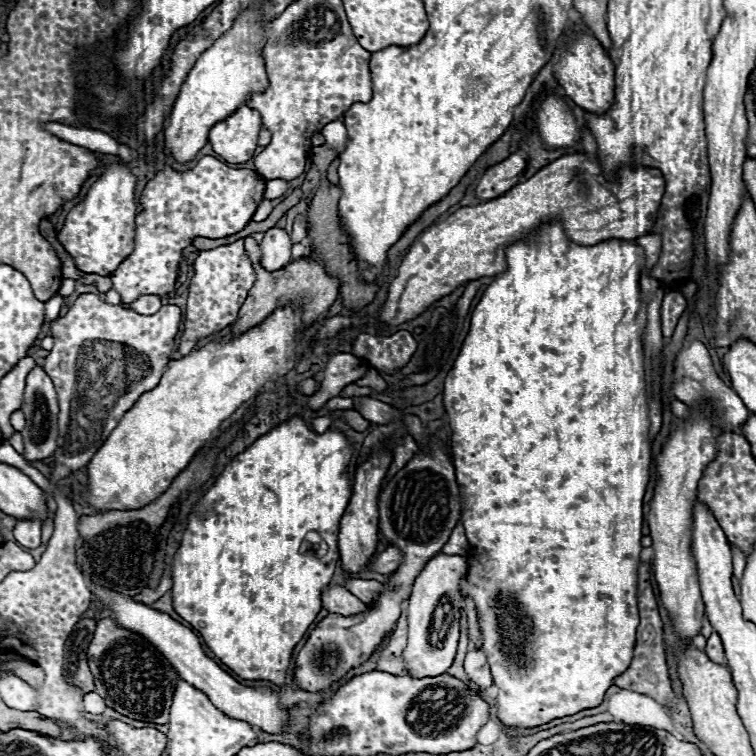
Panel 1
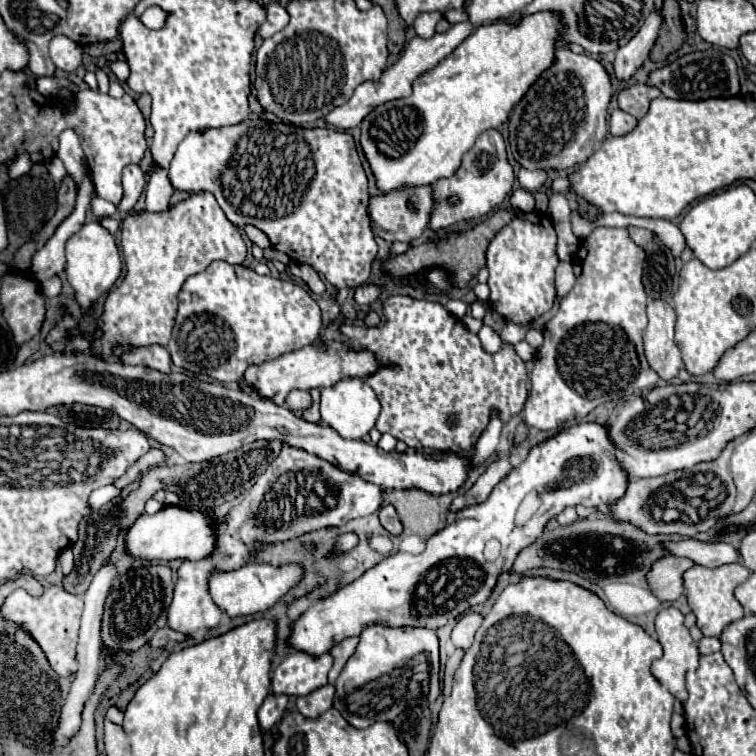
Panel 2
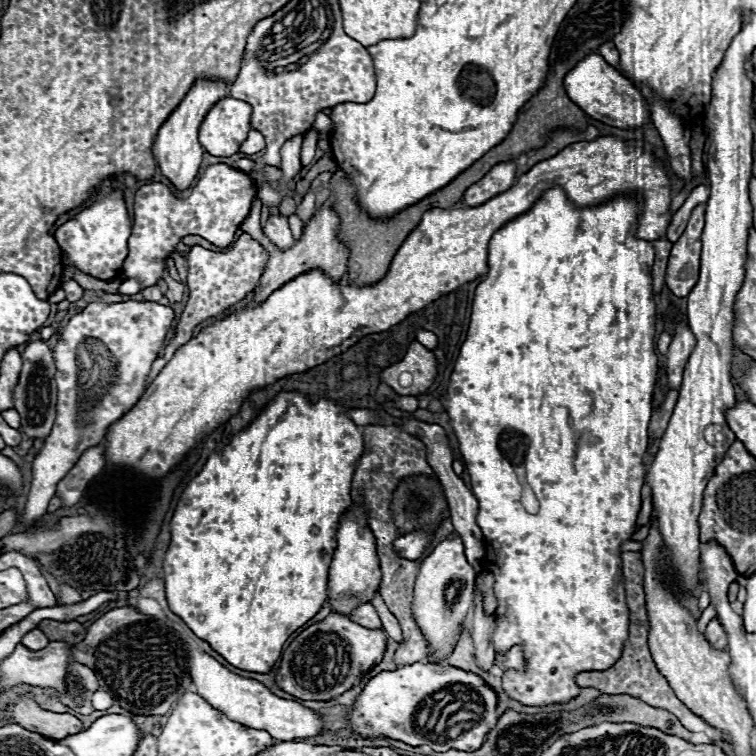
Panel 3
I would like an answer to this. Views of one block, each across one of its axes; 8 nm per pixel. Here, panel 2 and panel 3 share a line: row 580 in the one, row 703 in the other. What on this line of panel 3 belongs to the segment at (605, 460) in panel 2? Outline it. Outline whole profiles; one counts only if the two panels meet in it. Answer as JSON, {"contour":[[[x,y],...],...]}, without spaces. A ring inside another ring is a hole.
{"contour":[[[414,662],[410,666],[402,666],[396,670],[384,670],[380,674],[376,674],[374,678],[368,680],[368,684],[362,688],[362,692],[356,696],[354,706],[348,710],[348,728],[364,738],[392,738],[392,740],[400,740],[406,742],[410,746],[422,746],[428,744],[432,750],[436,752],[446,752],[450,748],[454,750],[464,750],[464,752],[472,752],[478,750],[484,742],[484,736],[496,726],[498,714],[496,714],[496,694],[494,690],[484,684],[484,680],[472,672],[464,672],[460,668],[454,666],[440,666],[440,664],[422,664],[422,662]],[[420,708],[426,710],[426,718],[424,724],[416,724],[414,726],[414,712],[418,712]],[[460,710],[472,712],[472,728],[462,730],[458,734],[458,738],[448,738],[448,720],[458,714]]]}

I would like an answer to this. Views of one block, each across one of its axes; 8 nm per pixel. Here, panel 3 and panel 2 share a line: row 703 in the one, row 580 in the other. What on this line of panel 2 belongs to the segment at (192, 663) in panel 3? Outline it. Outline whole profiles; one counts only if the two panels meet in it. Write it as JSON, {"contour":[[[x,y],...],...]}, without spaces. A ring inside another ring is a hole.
{"contour":[[[248,564],[238,570],[228,572],[214,572],[208,580],[208,590],[214,604],[230,618],[246,616],[254,612],[264,612],[272,608],[300,578],[298,566],[280,566],[274,568],[270,564]]]}

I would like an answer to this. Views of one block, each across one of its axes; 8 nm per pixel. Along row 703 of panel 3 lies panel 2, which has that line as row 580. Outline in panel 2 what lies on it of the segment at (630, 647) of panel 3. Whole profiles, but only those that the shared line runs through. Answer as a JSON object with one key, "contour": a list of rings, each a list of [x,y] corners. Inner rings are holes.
{"contour":[[[668,556],[668,558],[660,558],[650,566],[650,572],[646,576],[646,582],[652,590],[652,594],[660,600],[660,602],[670,602],[670,600],[678,600],[684,594],[684,586],[682,586],[682,574],[684,570],[688,570],[690,566],[694,566],[692,560],[688,558],[676,558],[676,556]]]}

